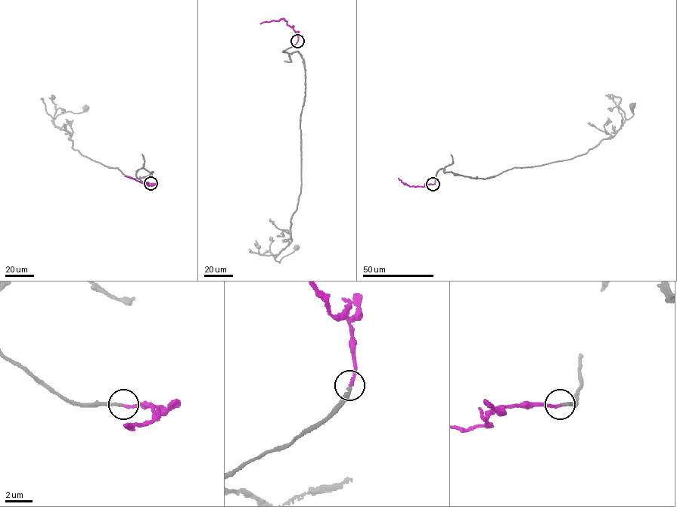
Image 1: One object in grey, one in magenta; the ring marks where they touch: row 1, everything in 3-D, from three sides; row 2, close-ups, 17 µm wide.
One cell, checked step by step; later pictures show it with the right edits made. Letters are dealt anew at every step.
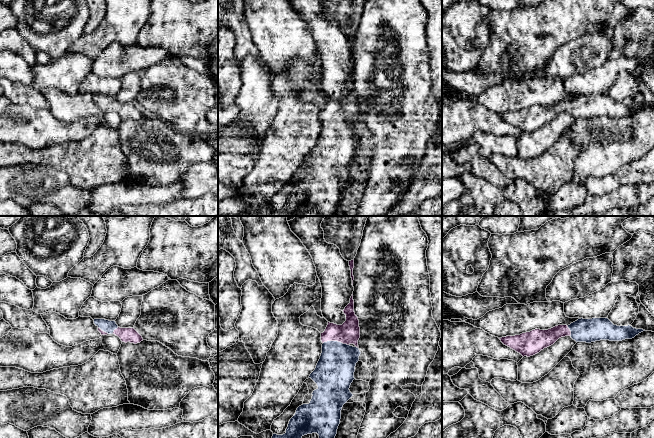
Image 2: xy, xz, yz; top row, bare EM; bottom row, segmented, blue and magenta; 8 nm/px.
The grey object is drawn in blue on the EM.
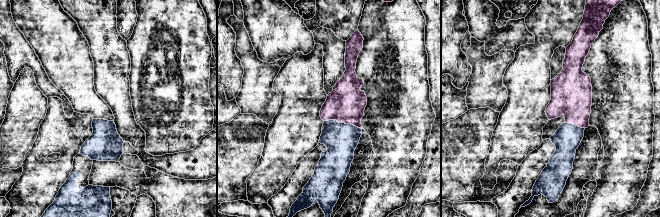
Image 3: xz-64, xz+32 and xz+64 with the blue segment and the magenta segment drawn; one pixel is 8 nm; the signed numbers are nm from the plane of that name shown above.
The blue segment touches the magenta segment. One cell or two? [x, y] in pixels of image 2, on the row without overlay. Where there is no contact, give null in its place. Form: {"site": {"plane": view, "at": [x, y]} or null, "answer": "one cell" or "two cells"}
{"site": {"plane": "xz", "at": [336, 117]}, "answer": "one cell"}

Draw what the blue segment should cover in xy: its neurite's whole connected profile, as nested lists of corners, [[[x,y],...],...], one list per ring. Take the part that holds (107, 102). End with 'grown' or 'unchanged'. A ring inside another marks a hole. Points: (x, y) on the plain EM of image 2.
[[[94,95],[94,100],[98,103],[101,111],[115,110],[122,118],[140,119],[142,112],[134,104],[120,104],[115,97],[105,95]]]; grown

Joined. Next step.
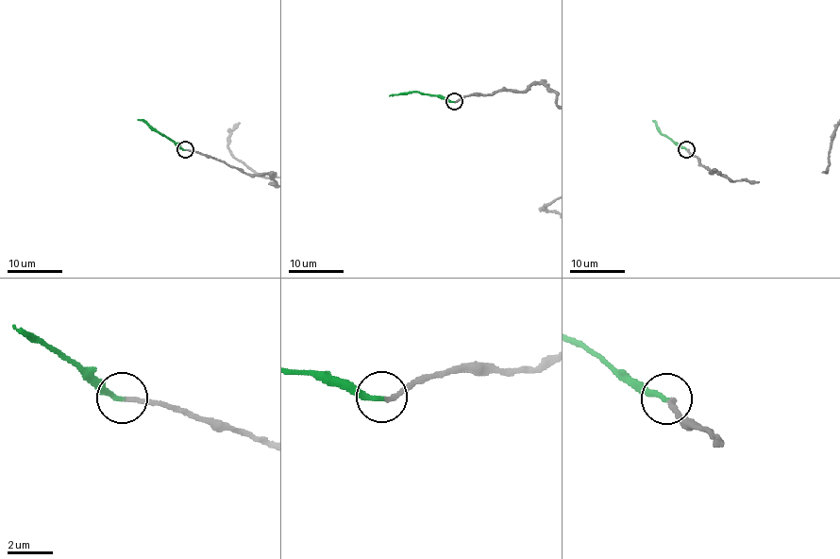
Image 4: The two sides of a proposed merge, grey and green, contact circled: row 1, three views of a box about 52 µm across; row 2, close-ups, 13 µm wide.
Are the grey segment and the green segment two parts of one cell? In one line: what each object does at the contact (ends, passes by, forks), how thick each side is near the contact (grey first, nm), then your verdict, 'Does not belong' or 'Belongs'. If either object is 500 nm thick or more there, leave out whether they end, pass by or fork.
At the ring grey ends. At the ring green ends. Thickness 180 nm (grey) against 220 nm. Belongs

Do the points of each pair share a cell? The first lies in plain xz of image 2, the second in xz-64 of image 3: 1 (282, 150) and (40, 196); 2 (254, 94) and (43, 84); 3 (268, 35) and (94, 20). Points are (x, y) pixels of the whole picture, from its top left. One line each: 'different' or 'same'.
1: same
2: different
3: different

